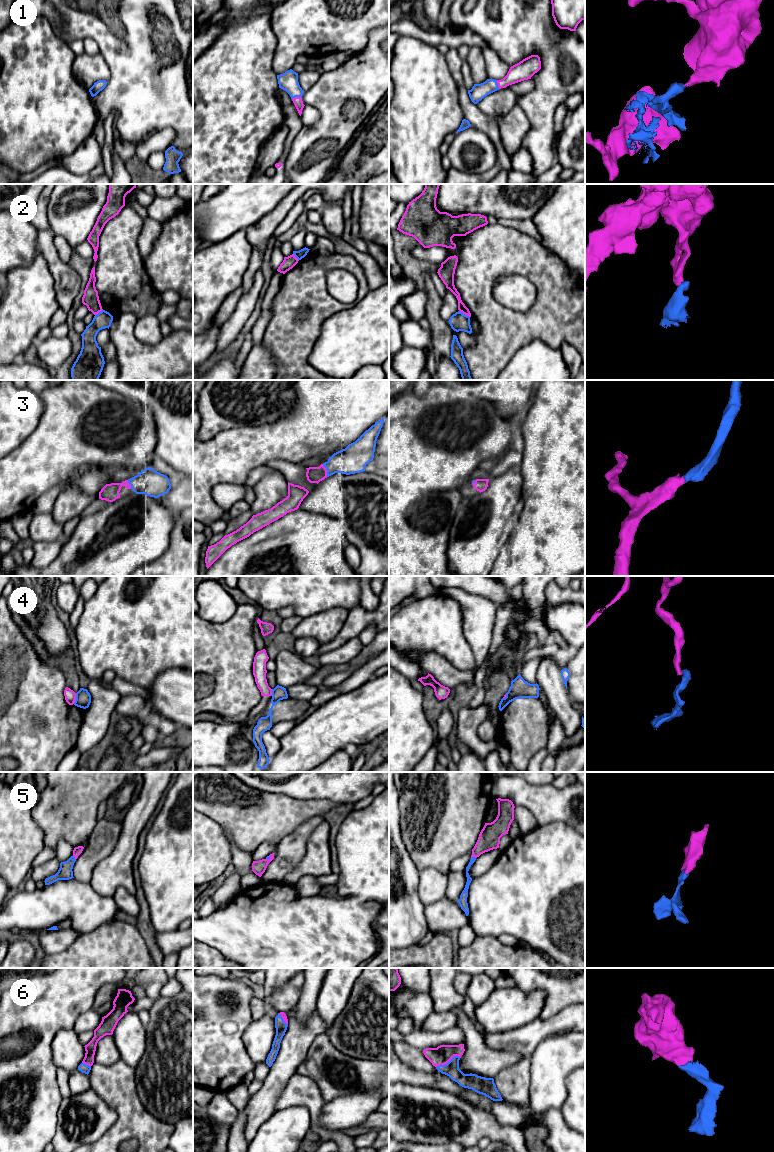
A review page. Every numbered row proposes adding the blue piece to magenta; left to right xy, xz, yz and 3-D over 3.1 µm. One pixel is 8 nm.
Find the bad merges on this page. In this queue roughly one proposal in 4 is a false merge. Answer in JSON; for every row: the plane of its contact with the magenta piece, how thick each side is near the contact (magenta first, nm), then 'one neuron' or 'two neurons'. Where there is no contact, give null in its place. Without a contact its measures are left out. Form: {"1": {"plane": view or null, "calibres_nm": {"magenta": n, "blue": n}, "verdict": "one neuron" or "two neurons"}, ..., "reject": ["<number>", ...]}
{"1": {"plane": "xz", "calibres_nm": {"magenta": 70, "blue": 160}, "verdict": "one neuron"}, "2": {"plane": "yz", "calibres_nm": {"magenta": 70, "blue": 140}, "verdict": "two neurons"}, "3": {"plane": "xz", "calibres_nm": {"magenta": 130, "blue": 220}, "verdict": "one neuron"}, "4": {"plane": "xy", "calibres_nm": {"magenta": 100, "blue": 130}, "verdict": "two neurons"}, "5": {"plane": "yz", "calibres_nm": {"magenta": 180, "blue": 50}, "verdict": "one neuron"}, "6": {"plane": "yz", "calibres_nm": {"magenta": 150, "blue": 130}, "verdict": "one neuron"}, "reject": ["2", "4"]}

